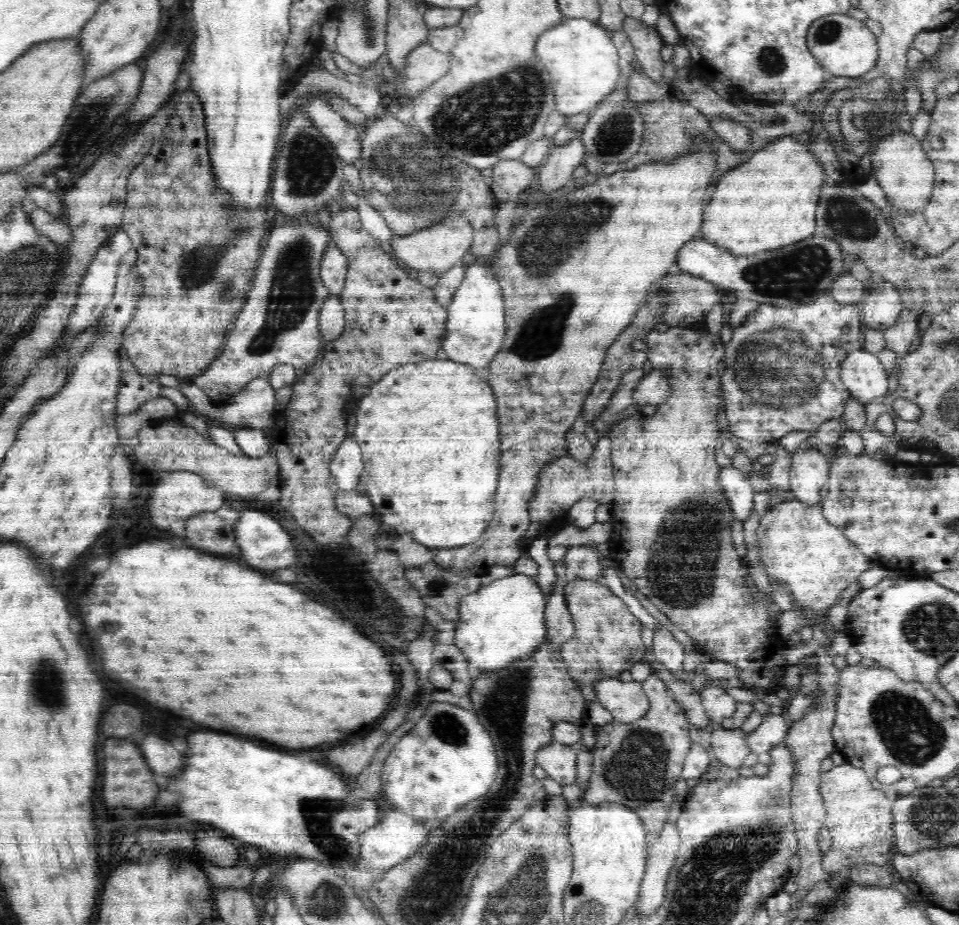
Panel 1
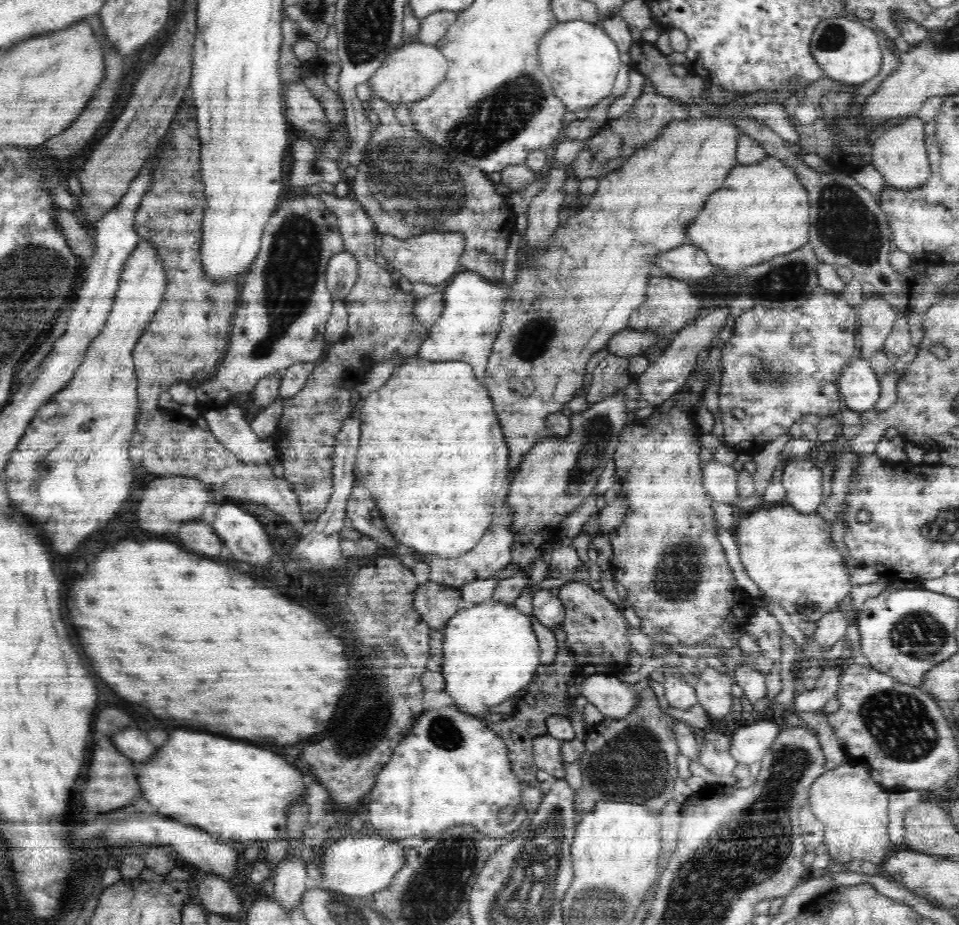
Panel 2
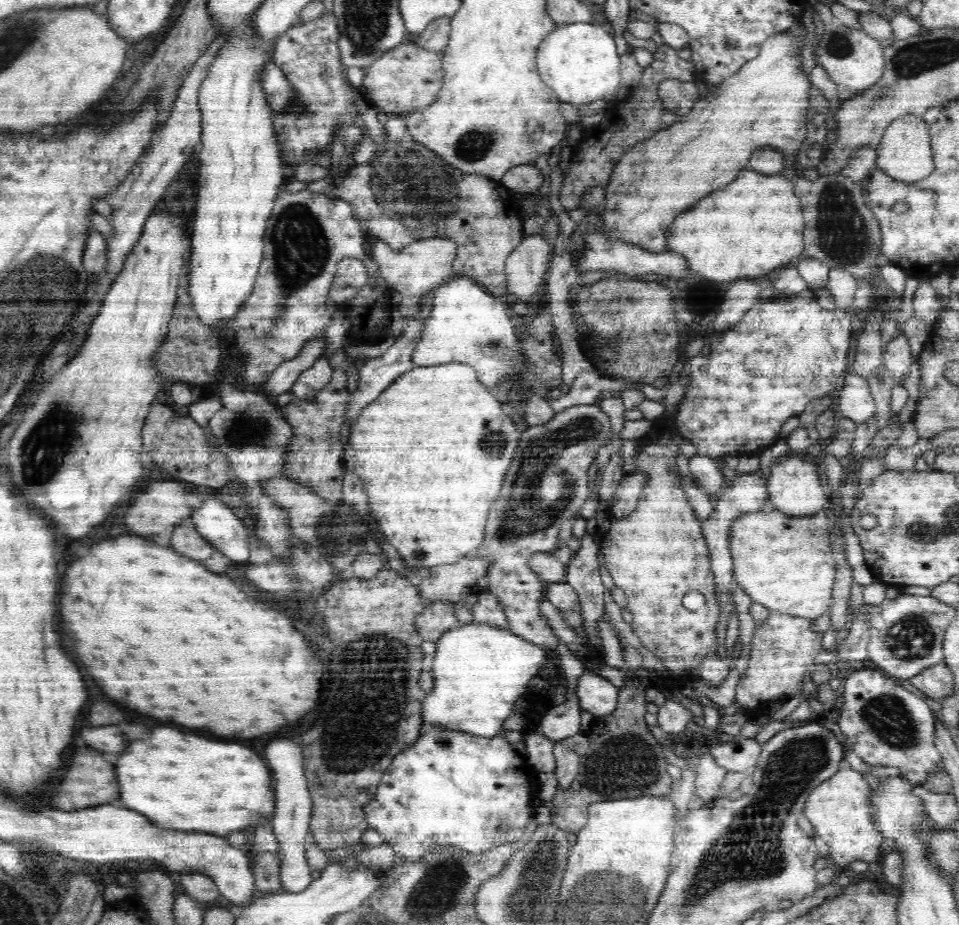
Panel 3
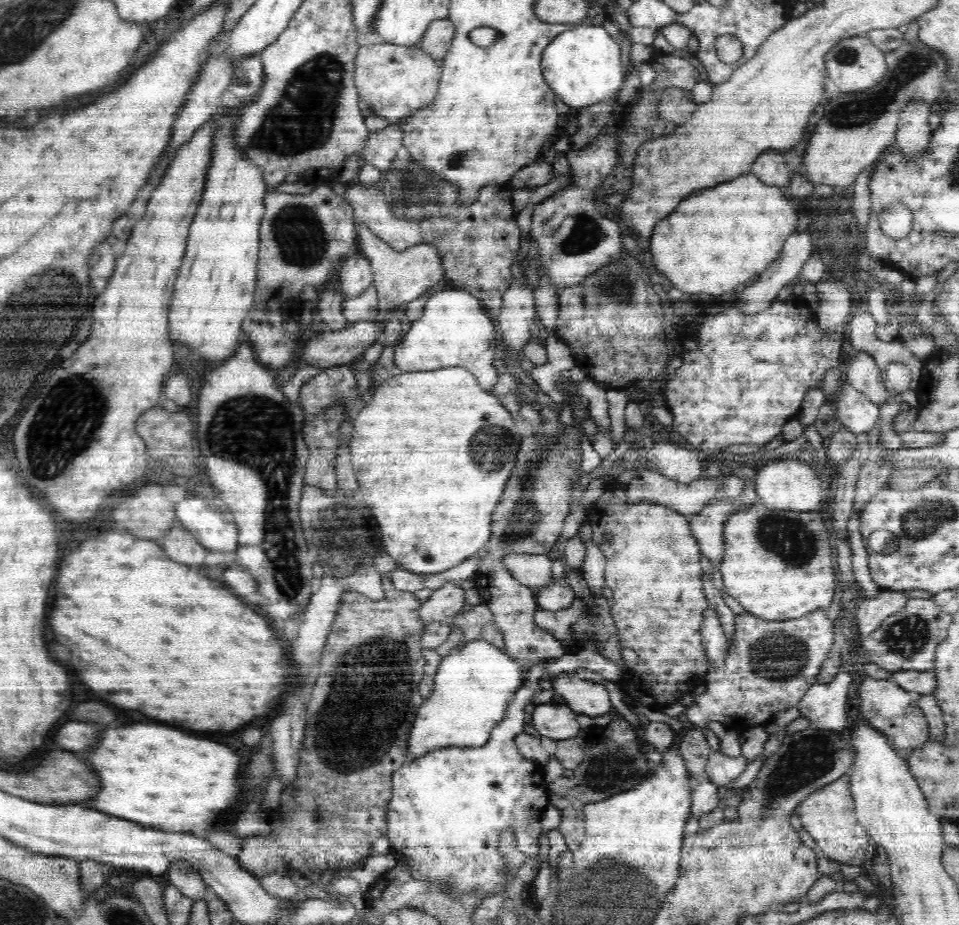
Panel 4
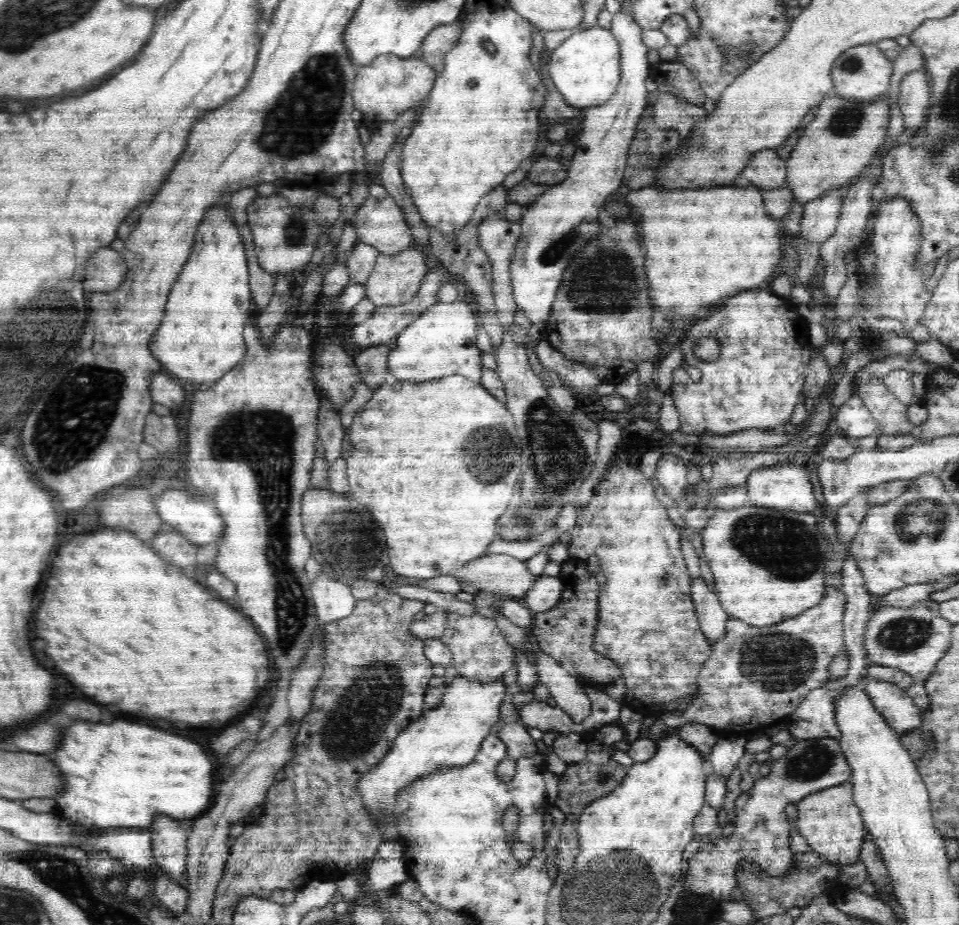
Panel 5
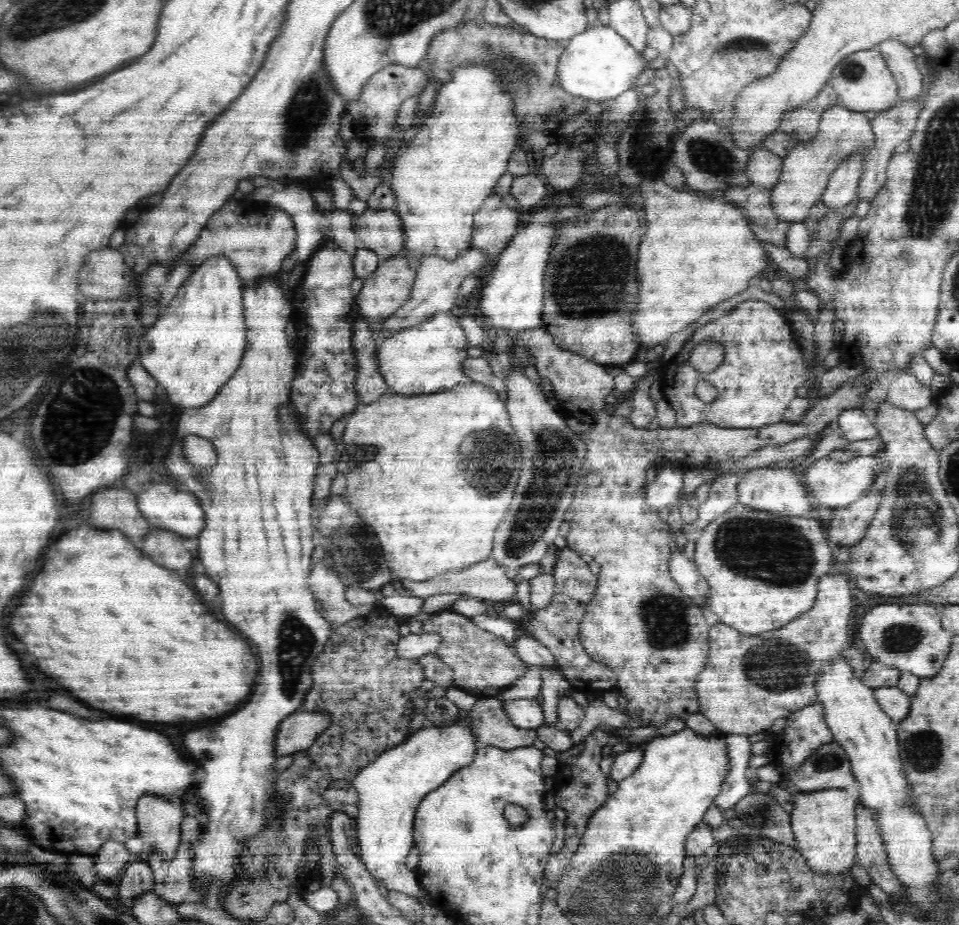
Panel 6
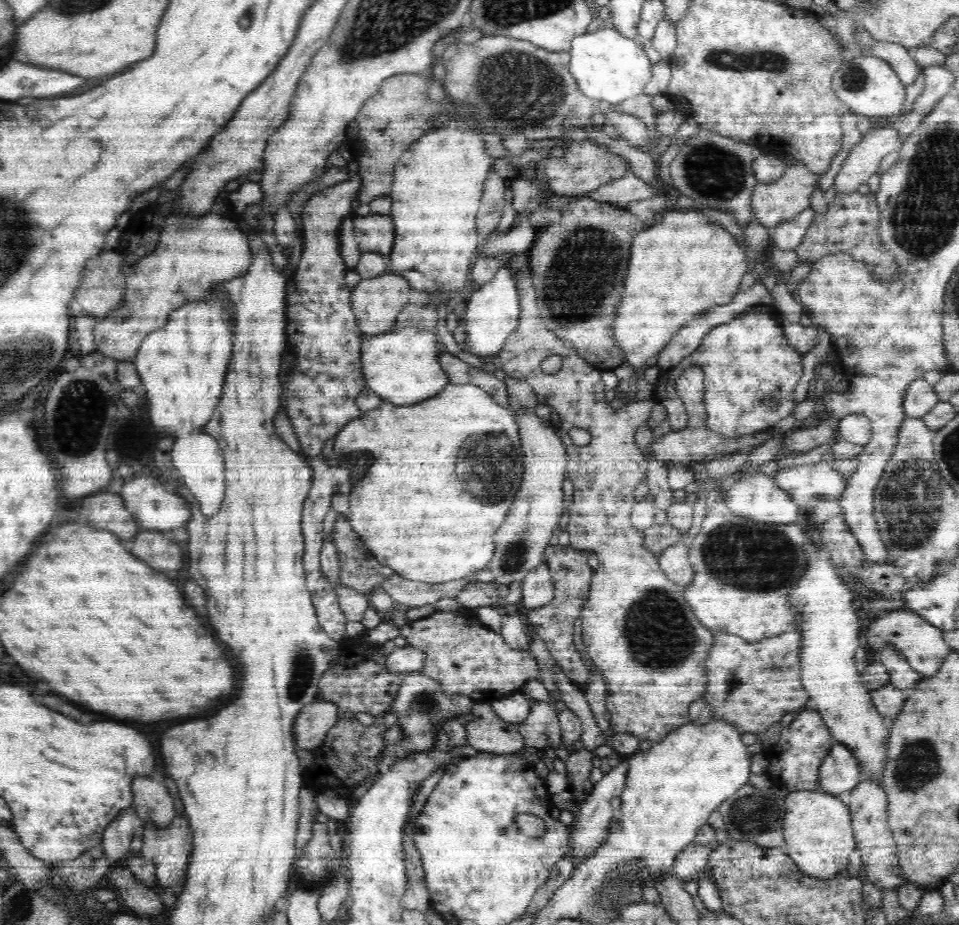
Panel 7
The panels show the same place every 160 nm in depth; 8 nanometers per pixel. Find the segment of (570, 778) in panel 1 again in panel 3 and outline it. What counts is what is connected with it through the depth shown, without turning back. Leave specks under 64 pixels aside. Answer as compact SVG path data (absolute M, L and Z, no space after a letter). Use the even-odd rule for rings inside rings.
M528 731L523 735L526 748L526 760L533 766L534 771L545 773L555 772L554 740L546 738L536 731Z

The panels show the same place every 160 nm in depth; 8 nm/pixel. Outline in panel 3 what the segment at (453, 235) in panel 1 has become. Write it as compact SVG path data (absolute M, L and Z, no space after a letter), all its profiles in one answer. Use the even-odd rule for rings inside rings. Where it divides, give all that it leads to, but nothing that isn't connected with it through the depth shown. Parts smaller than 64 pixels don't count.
M446 236L430 237L406 243L404 248L392 249L382 239L375 238L371 246L371 256L377 265L378 274L388 287L400 295L418 296L435 290L454 277L453 262L457 257L458 245Z

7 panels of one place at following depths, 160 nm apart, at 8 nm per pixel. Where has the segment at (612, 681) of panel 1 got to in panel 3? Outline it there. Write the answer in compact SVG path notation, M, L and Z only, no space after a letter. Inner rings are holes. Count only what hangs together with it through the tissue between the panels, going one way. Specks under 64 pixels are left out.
M586 672L576 684L579 705L595 717L603 717L614 712L619 699L619 689L608 679Z

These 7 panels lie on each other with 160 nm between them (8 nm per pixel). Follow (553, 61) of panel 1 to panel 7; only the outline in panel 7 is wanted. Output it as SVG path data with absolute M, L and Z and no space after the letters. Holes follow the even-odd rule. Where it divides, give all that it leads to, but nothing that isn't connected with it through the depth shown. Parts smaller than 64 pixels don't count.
M606 24L600 29L572 38L568 69L580 91L590 98L618 104L641 95L651 77L652 62L640 43L626 38L613 26Z

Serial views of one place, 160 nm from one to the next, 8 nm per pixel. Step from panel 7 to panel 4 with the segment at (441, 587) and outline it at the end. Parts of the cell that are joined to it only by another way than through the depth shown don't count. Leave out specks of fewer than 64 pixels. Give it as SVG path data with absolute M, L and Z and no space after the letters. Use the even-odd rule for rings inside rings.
M509 554L503 558L504 568L522 586L544 587L554 582L552 560L545 554Z

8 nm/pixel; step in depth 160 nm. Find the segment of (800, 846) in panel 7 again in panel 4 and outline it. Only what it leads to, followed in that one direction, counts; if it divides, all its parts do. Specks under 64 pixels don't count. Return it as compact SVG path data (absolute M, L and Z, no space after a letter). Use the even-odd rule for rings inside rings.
M850 774L810 794L795 808L795 813L802 822L803 830L806 830L816 841L824 857L841 864L858 867L868 860L866 859L866 848L871 838L856 818Z

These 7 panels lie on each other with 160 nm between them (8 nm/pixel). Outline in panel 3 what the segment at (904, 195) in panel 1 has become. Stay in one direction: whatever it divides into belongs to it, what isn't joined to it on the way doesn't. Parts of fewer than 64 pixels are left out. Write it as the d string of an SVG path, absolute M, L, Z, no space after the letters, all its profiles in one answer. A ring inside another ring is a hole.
M904 115L891 122L876 149L876 166L888 176L902 182L913 183L932 174L935 168L931 151L929 125L923 117Z

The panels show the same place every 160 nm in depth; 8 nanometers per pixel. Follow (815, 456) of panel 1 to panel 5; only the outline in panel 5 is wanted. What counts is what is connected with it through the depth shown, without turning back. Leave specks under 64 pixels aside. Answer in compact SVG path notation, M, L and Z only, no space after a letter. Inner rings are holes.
M786 464L764 467L747 476L745 482L748 504L770 509L789 509L796 512L812 512L819 503L814 499L812 483L804 467Z

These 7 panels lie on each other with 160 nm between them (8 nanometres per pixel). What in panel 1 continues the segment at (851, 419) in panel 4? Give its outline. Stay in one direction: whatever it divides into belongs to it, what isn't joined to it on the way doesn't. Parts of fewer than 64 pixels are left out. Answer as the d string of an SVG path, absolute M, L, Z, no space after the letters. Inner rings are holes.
M865 349L854 350L846 356L840 370L840 379L851 393L851 398L866 405L883 398L893 388L881 360Z

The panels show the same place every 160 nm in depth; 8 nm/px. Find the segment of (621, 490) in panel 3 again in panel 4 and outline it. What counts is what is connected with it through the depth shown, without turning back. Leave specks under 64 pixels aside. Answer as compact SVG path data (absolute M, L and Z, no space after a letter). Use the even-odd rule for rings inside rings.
M656 470L636 471L632 480L625 487L627 488L627 500L630 503L648 501L669 506L676 512L688 515L700 512L704 506L713 502L720 495L722 477L708 477L693 480L689 483L674 482L662 476Z

